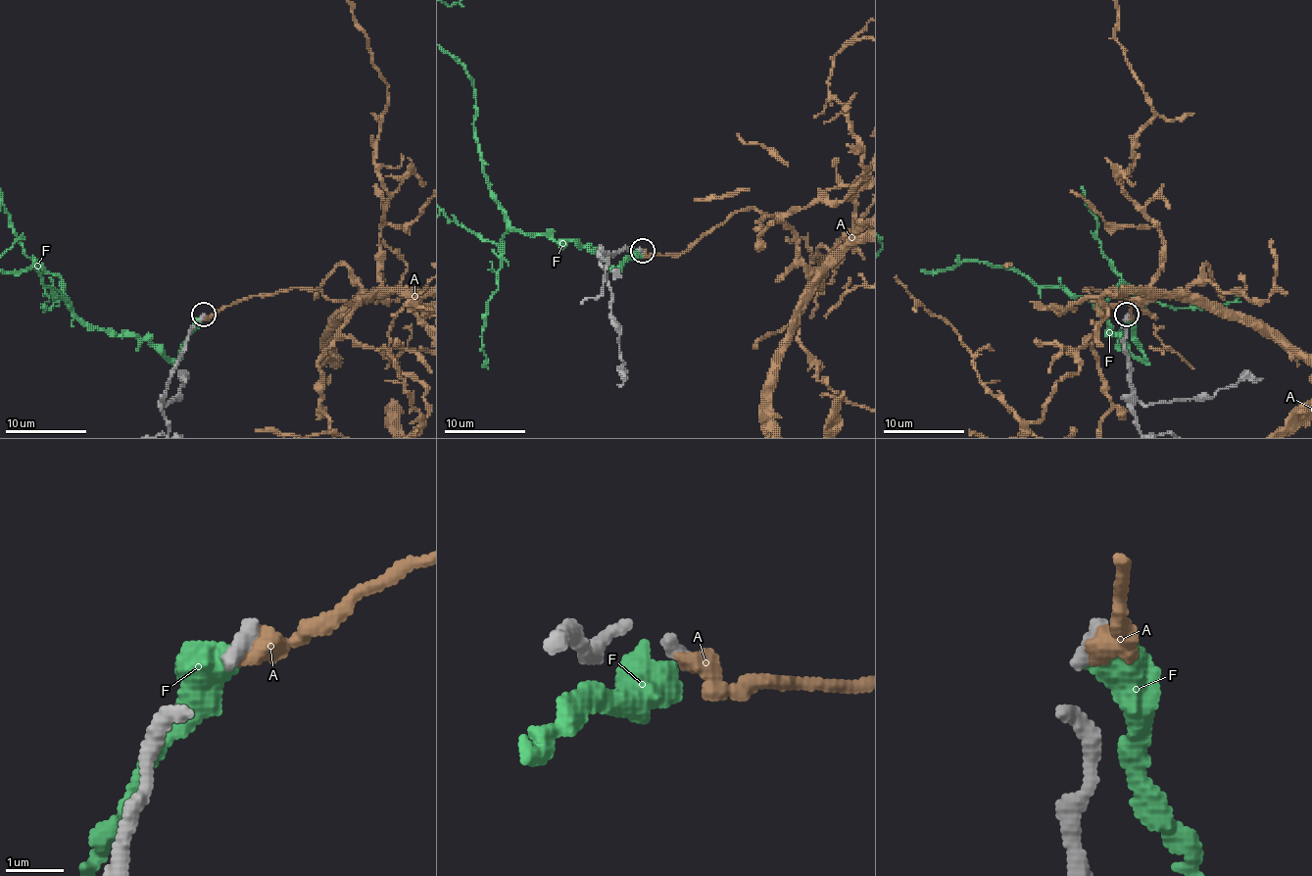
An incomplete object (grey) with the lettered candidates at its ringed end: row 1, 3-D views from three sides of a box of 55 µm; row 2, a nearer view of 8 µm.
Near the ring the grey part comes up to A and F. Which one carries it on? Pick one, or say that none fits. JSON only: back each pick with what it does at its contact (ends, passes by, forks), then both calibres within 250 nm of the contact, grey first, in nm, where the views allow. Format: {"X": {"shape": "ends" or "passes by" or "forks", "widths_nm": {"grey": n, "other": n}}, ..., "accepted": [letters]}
{"accepted": []}

